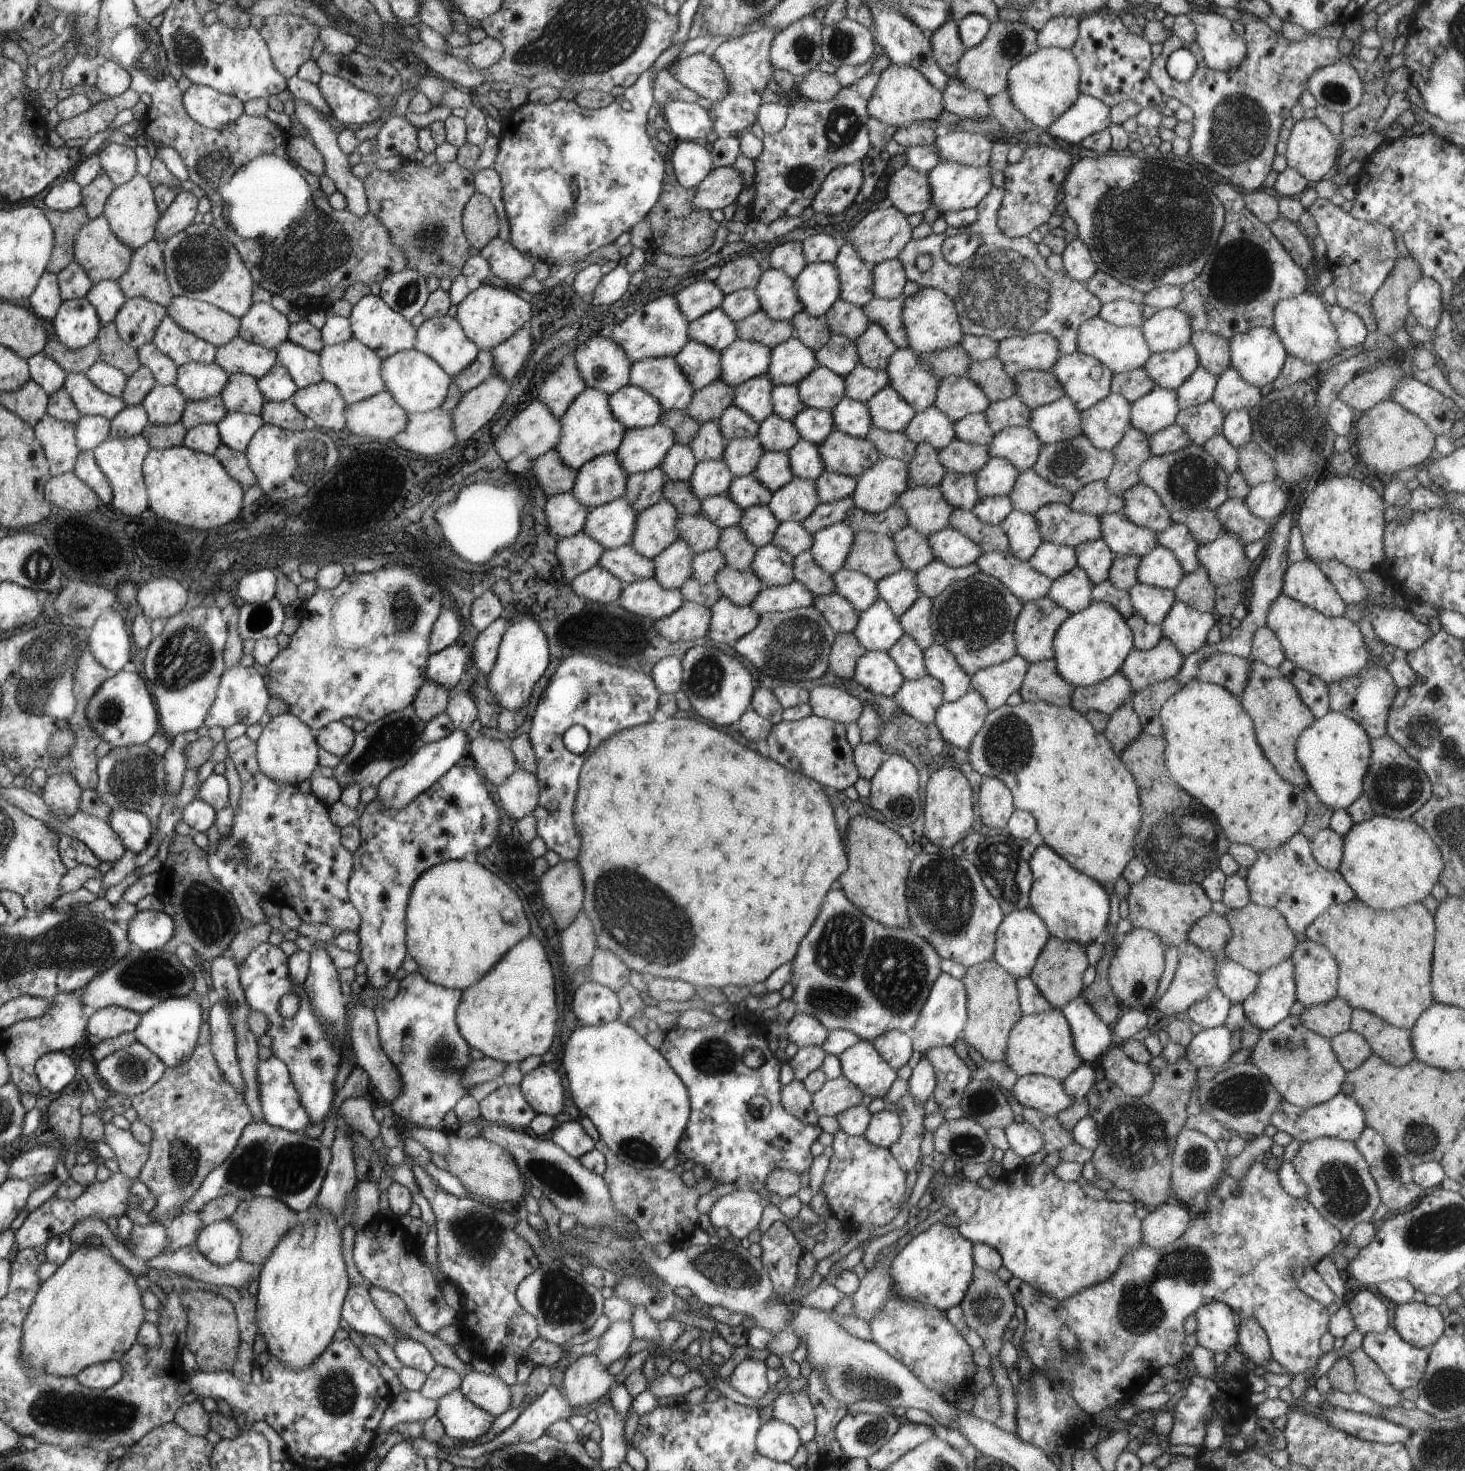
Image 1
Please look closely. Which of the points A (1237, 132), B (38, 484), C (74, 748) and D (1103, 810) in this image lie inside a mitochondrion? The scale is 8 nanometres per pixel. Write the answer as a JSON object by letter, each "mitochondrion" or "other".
{"A":"mitochondrion","B":"other","C":"other","D":"other"}

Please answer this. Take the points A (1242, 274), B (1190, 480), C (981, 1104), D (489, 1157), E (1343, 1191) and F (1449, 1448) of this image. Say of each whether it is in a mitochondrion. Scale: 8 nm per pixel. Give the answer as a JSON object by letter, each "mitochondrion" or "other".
{"A":"mitochondrion","B":"mitochondrion","C":"mitochondrion","D":"other","E":"mitochondrion","F":"mitochondrion"}

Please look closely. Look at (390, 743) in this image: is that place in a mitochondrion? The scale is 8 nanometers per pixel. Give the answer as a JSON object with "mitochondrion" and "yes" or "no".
{"mitochondrion":"yes"}

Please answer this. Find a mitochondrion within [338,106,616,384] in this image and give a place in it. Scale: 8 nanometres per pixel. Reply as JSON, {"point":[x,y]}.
{"point":[426,235]}

